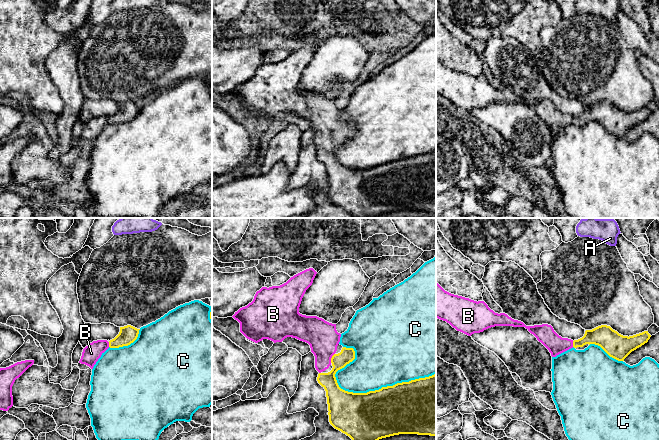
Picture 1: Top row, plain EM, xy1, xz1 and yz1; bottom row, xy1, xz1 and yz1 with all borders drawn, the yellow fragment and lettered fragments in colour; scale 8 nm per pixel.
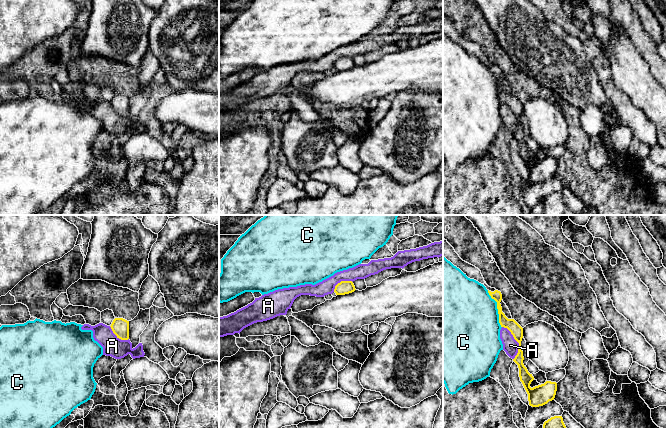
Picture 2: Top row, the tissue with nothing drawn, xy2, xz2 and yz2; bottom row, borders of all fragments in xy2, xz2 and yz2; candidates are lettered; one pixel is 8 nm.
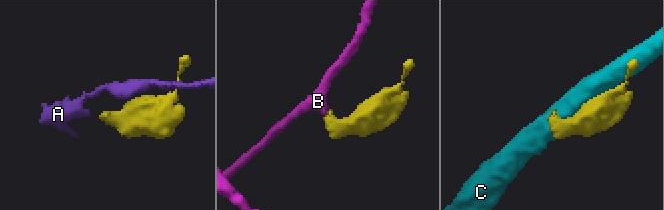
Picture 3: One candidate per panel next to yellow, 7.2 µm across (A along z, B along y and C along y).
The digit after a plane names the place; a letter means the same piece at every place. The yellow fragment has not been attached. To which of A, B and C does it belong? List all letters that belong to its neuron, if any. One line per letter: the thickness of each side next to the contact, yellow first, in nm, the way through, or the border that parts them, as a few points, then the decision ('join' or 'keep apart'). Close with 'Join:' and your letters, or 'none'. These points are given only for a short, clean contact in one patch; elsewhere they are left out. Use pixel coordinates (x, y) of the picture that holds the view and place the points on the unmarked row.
A: 100/120 nm | along yz2 (502, 102), (510, 108), (518, 119), (518, 128), (513, 135) | keep apart
B: 130/260 nm | join
C: 420/480 nm | keep apart
Join: B

